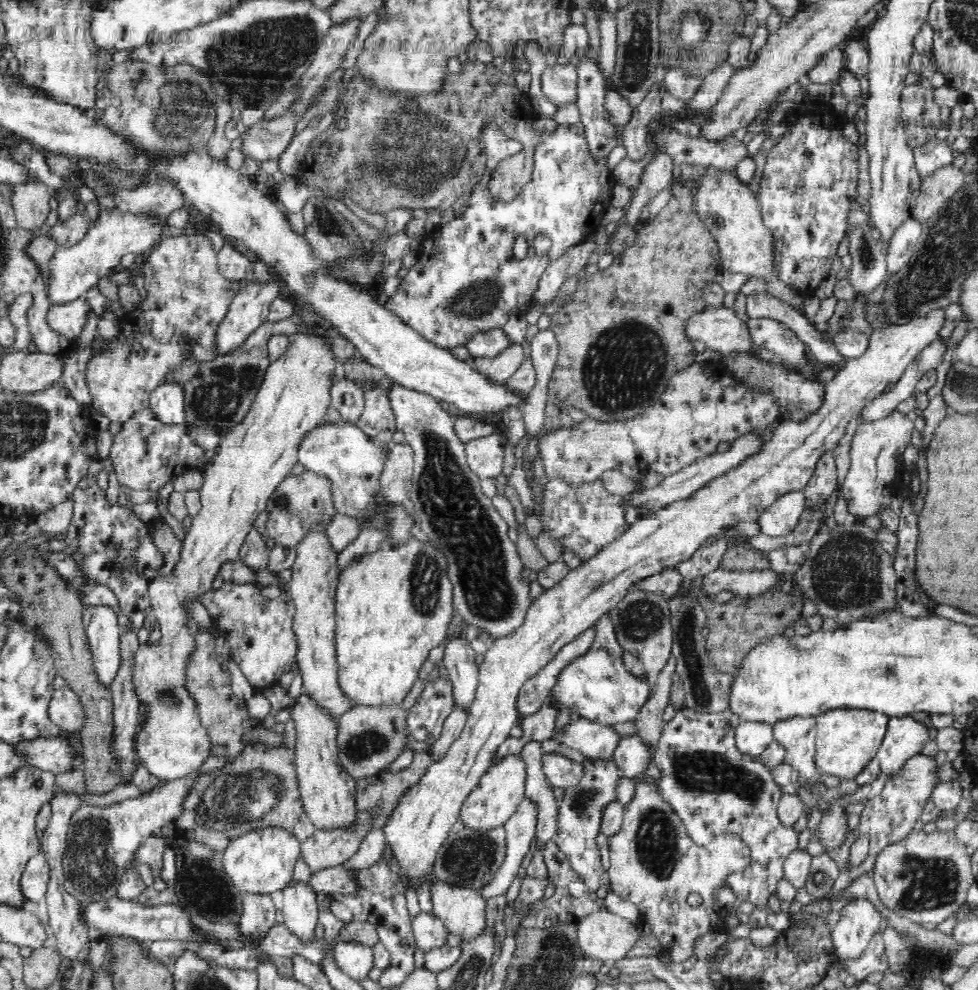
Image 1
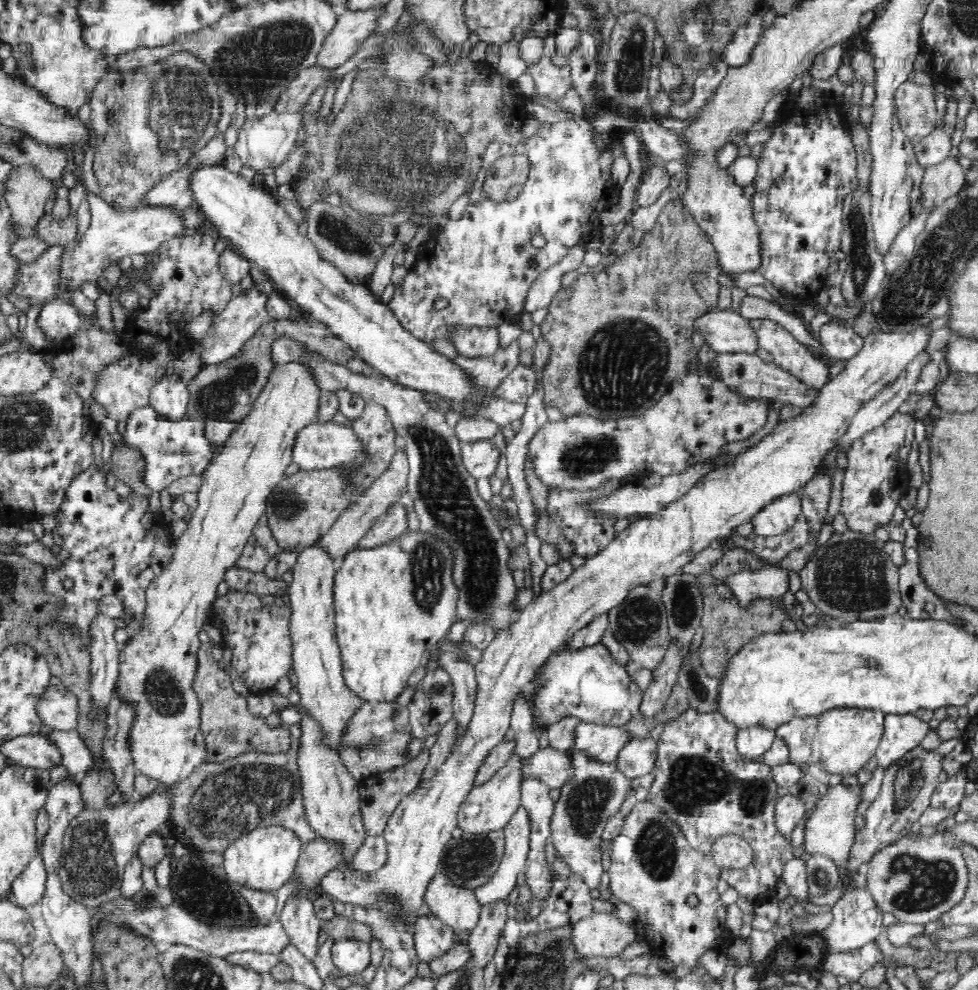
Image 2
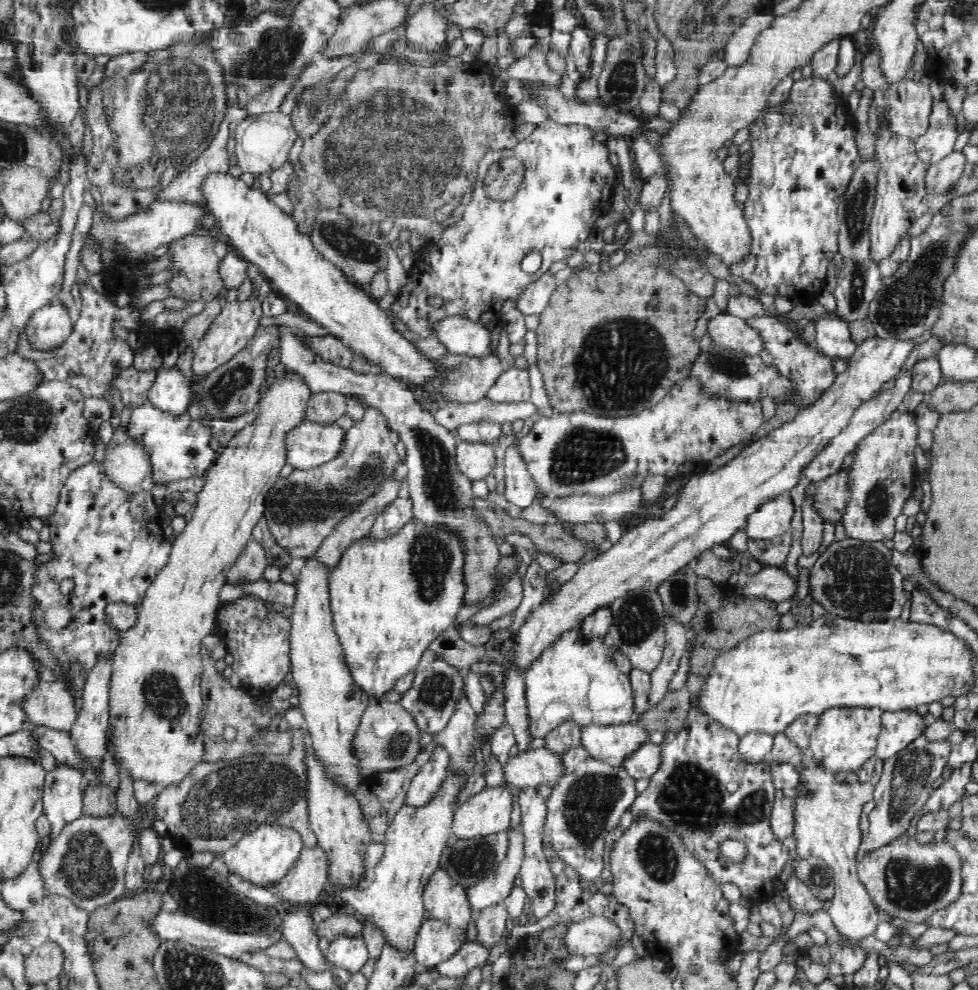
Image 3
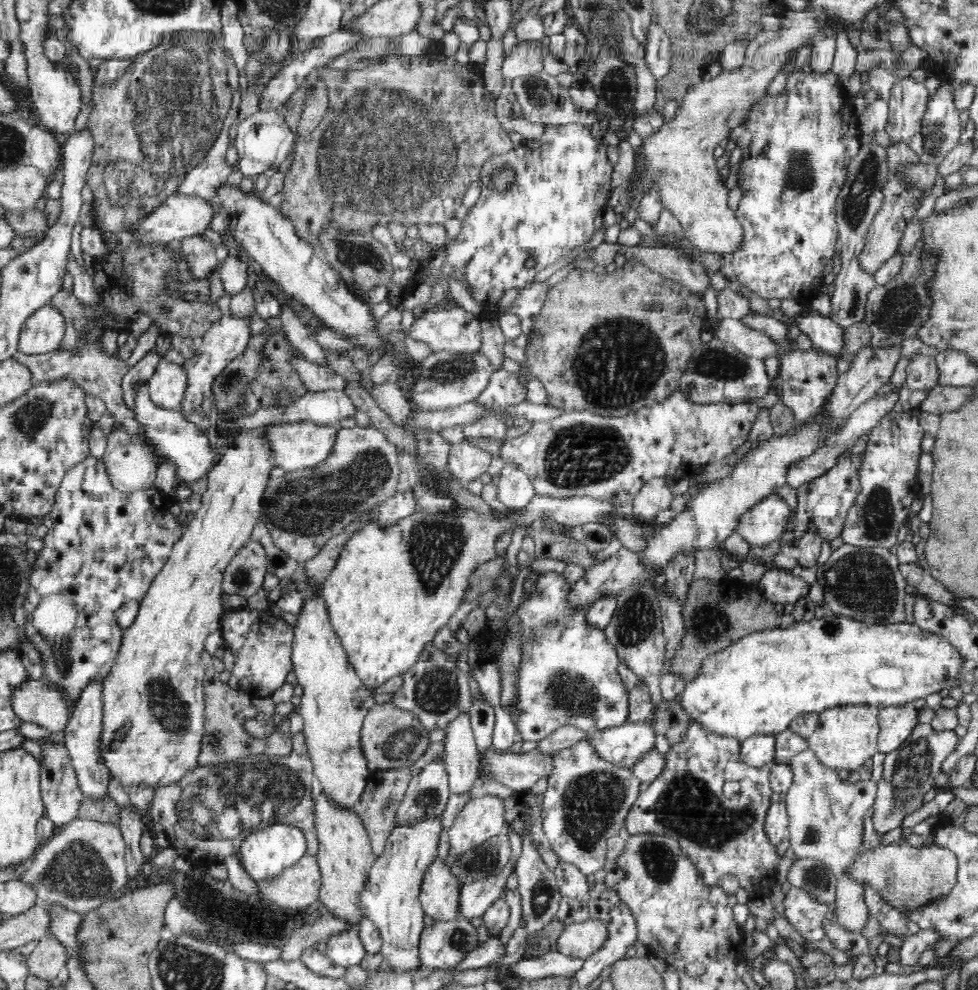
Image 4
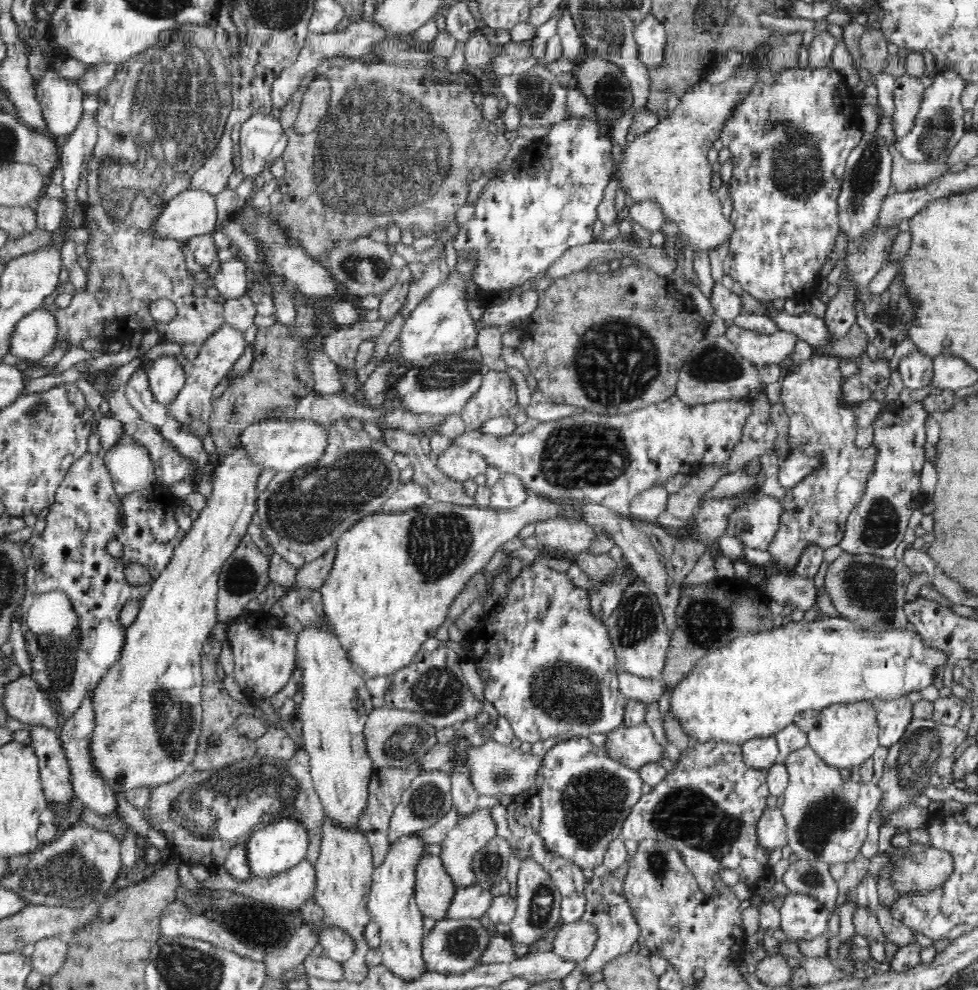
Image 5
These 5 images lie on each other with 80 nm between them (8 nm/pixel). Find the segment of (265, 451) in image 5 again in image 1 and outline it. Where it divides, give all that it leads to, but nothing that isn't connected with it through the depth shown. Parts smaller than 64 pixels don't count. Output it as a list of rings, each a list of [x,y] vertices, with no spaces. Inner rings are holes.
[[[344,421],[336,424],[327,422],[317,430],[306,435],[299,449],[299,464],[305,470],[314,472],[328,481],[331,505],[335,514],[345,514],[353,518],[359,528],[378,528],[385,526],[387,533],[379,544],[379,550],[394,550],[400,544],[408,544],[412,538],[412,528],[416,520],[410,512],[406,512],[404,504],[381,502],[381,479],[384,466],[388,462],[388,447],[376,443],[370,435],[366,435],[358,426]]]

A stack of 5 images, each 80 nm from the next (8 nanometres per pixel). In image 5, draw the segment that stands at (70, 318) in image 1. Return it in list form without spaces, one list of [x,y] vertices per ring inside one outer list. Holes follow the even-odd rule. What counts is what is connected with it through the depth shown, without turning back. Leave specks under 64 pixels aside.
[[[42,306],[20,319],[12,334],[11,354],[18,358],[38,361],[57,344],[60,327],[56,315]]]

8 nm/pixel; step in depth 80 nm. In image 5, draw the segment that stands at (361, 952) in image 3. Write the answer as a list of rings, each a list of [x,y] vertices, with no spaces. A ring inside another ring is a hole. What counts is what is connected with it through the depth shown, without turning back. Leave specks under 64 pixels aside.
[[[325,925],[320,934],[320,942],[323,954],[332,961],[344,965],[356,954],[356,941],[348,931],[334,925]]]

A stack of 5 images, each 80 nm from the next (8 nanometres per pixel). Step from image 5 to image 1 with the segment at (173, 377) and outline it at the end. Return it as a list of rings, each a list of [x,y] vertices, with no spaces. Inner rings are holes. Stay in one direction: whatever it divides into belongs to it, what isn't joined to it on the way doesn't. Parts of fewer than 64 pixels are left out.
[[[175,381],[164,384],[149,396],[149,409],[162,425],[184,425],[185,407],[183,387]]]

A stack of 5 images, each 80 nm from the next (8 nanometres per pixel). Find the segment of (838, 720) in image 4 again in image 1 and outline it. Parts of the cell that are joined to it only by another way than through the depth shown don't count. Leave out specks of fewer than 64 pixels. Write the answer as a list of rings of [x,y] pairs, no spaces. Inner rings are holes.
[[[832,709],[815,716],[816,766],[836,778],[852,780],[875,758],[884,740],[890,717],[866,709]]]

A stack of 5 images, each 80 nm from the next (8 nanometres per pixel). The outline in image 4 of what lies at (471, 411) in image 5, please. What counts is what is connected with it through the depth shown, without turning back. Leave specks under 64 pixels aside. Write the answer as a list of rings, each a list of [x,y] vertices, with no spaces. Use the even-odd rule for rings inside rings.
[[[498,370],[492,377],[489,386],[476,399],[485,404],[487,408],[498,411],[507,410],[509,407],[527,400],[528,390],[526,384],[520,380],[522,376],[510,370]]]

